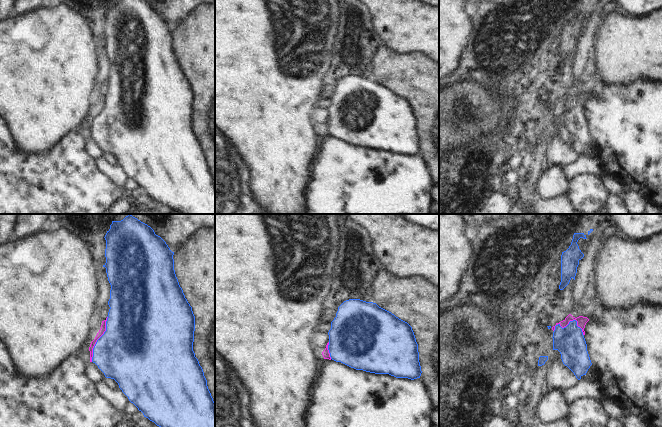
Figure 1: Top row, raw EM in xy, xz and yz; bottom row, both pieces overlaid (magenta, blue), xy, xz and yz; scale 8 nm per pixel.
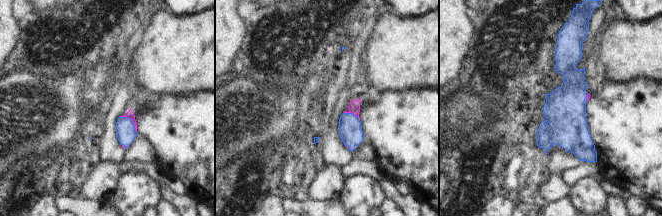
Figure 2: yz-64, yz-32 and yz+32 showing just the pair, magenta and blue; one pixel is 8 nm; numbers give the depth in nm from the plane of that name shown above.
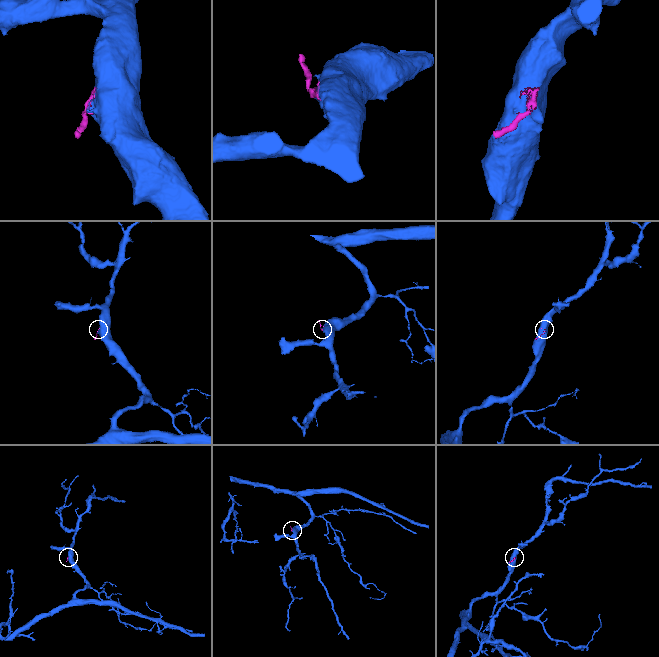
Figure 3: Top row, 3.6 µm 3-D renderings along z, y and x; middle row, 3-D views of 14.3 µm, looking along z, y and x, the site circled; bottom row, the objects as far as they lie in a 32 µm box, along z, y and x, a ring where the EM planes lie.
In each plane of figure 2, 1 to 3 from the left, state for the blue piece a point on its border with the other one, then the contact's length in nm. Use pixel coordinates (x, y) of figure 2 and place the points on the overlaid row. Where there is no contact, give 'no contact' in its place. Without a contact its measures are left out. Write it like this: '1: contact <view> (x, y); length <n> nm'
1: contact yz-64 (132, 120); length 180 nm
2: contact yz-32 (352, 113); length 140 nm
3: contact yz+32 (587, 97); length 60 nm

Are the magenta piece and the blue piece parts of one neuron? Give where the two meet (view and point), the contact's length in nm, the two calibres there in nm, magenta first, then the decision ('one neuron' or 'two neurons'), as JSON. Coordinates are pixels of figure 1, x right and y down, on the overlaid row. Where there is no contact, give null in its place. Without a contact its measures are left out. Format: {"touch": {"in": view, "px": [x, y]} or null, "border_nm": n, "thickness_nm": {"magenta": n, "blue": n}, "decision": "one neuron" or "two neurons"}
{"touch": {"in": "xy", "px": [98, 338]}, "border_nm": 400, "thickness_nm": {"magenta": 50, "blue": 460}, "decision": "one neuron"}

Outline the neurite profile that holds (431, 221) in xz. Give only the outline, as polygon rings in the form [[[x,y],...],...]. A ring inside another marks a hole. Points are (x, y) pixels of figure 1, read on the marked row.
[[[403,214],[410,222],[439,230],[439,214]]]

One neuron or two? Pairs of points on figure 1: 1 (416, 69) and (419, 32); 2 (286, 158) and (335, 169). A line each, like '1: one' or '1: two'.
1: two
2: two

